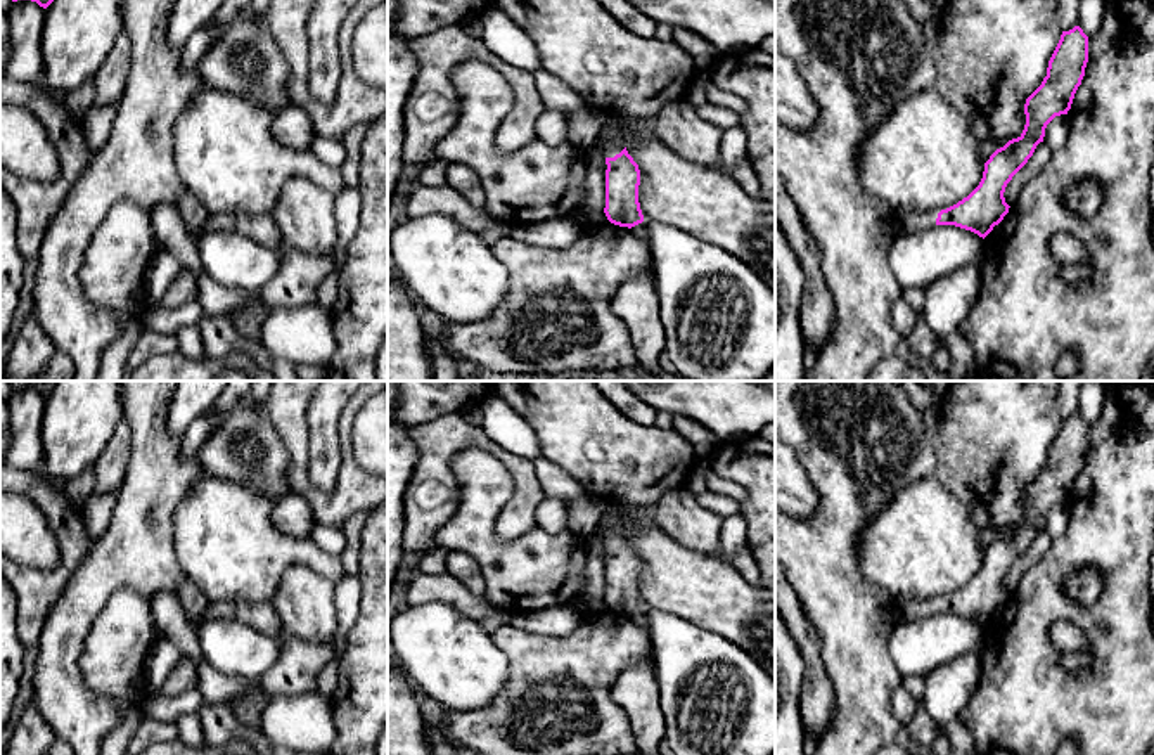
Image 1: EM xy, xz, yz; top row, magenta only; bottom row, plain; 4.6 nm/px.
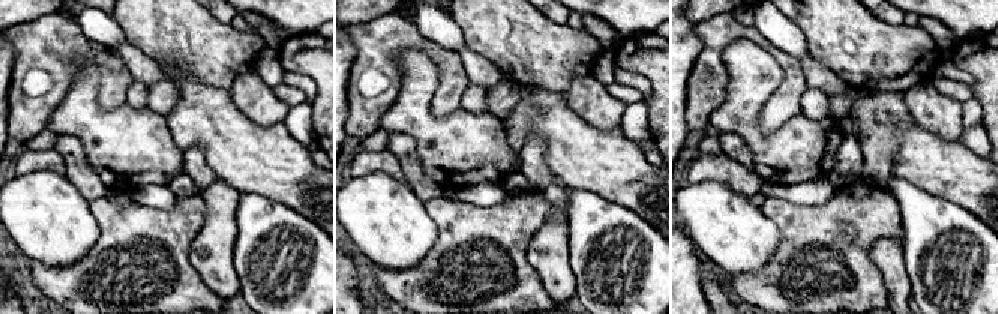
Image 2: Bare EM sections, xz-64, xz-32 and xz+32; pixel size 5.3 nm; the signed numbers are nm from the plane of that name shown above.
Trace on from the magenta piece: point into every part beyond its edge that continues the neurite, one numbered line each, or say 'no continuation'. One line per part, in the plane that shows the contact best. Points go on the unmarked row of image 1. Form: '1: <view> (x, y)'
1: xz (615, 527)

